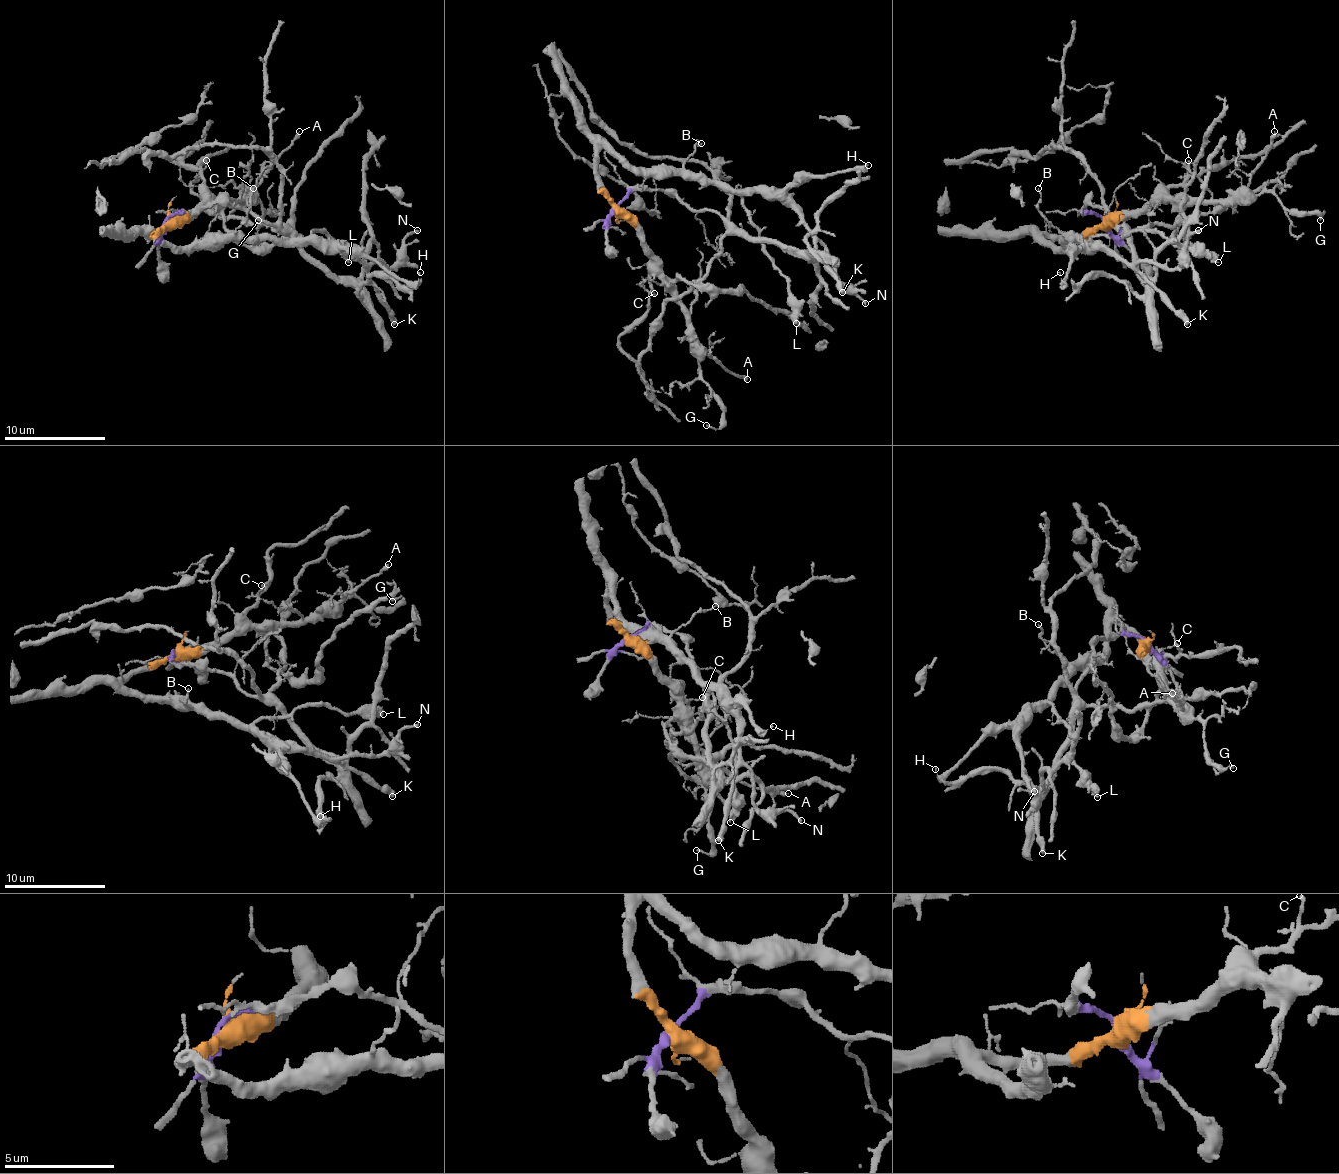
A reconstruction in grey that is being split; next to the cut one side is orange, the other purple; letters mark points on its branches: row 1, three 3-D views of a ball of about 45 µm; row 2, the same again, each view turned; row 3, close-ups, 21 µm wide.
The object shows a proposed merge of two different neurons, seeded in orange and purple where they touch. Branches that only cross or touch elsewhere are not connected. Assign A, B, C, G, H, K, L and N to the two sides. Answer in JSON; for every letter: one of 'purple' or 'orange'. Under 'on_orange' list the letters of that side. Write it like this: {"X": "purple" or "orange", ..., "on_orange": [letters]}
{"A": "orange", "B": "orange", "C": "orange", "G": "orange", "H": "orange", "K": "orange", "L": "orange", "N": "orange", "on_orange": ["A", "B", "C", "G", "H", "K", "L", "N"]}

